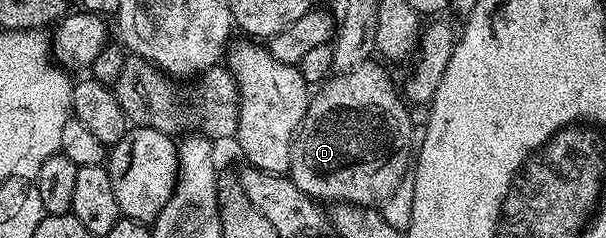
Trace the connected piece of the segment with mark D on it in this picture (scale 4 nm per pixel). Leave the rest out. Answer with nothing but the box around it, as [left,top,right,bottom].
[289,60,413,208]

